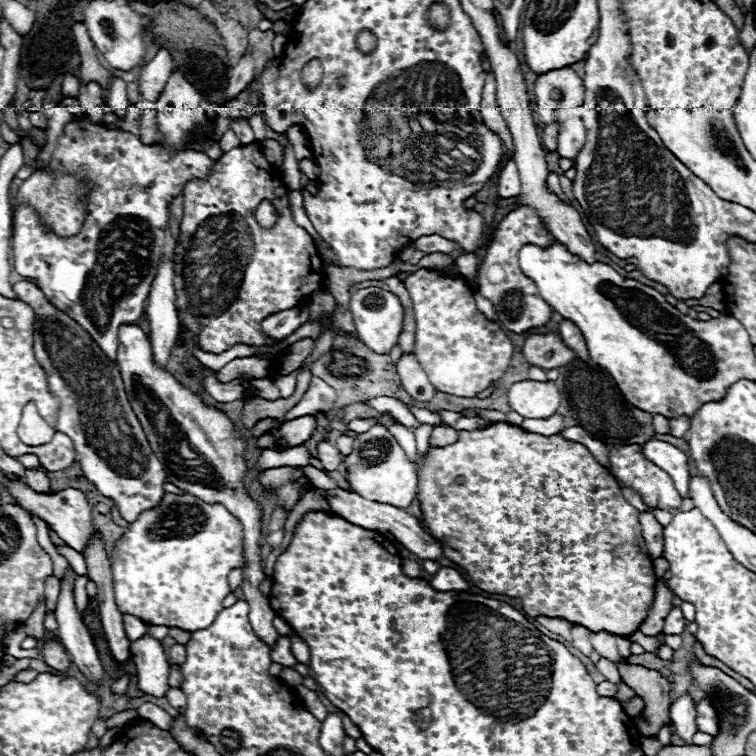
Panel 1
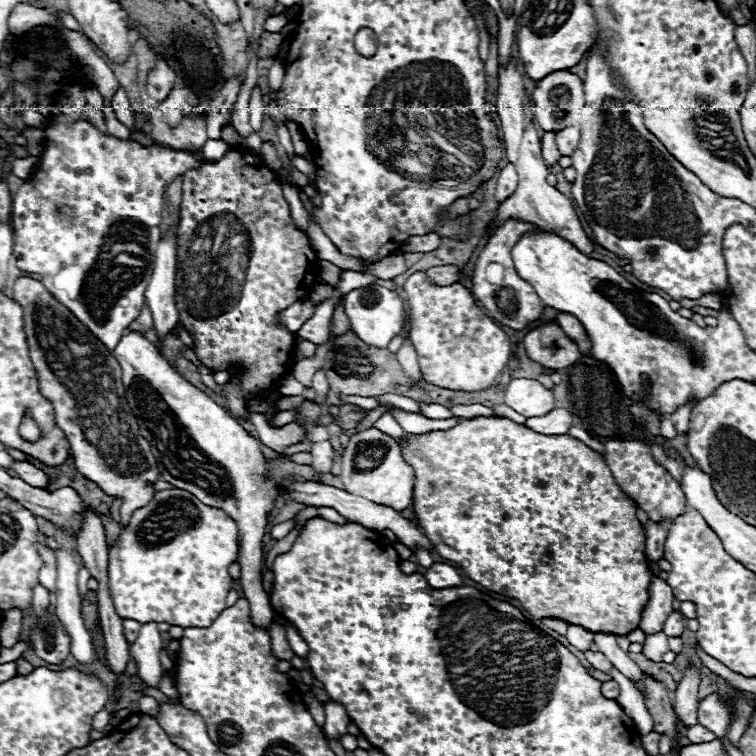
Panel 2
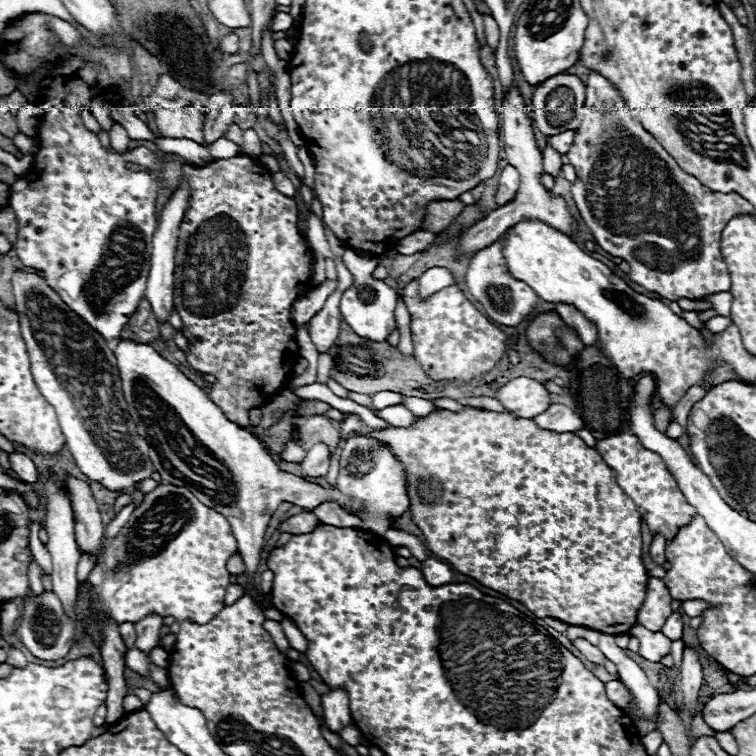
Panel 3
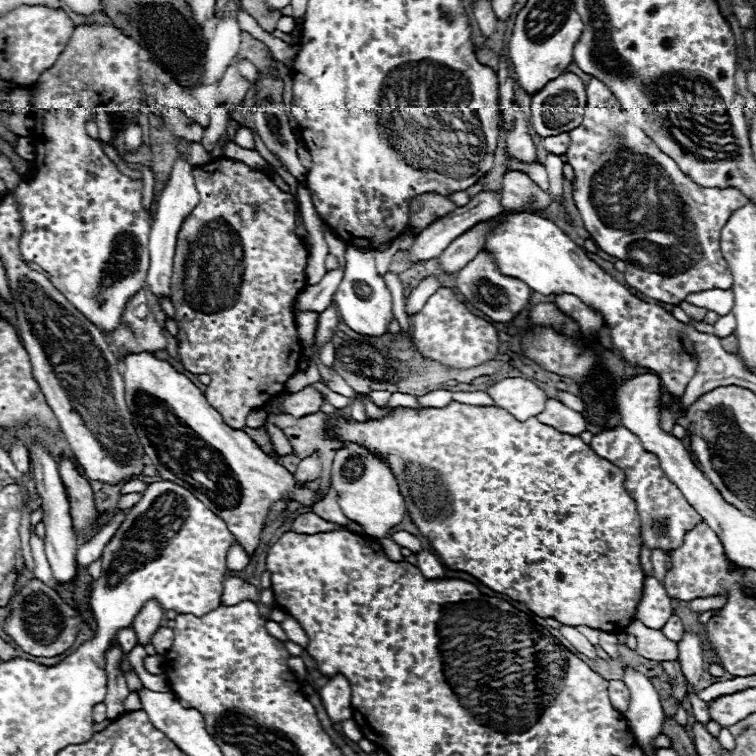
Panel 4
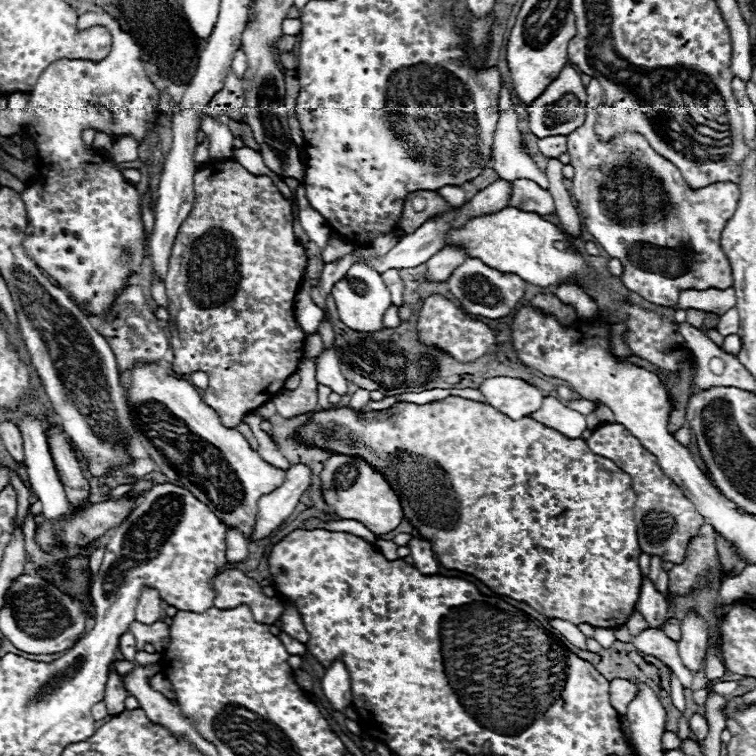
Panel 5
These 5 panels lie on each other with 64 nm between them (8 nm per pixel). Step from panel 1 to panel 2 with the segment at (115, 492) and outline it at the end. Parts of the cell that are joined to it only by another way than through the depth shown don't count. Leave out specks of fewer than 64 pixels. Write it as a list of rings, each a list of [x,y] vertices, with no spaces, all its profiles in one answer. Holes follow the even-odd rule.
[[[16,278],[12,298],[24,310],[24,332],[38,386],[42,396],[54,404],[56,424],[68,436],[74,464],[82,476],[96,482],[106,494],[122,498],[120,526],[126,526],[132,512],[146,506],[154,496],[156,490],[150,484],[156,482],[160,472],[150,444],[140,436],[138,422],[124,398],[120,366],[114,354],[40,280]]]

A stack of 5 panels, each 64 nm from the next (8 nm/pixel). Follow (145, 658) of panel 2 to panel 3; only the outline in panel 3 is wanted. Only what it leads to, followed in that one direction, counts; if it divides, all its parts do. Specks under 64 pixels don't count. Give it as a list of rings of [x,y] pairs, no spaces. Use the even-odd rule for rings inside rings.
[[[148,614],[142,620],[136,622],[136,648],[144,650],[146,654],[158,646],[158,638],[160,638],[160,626],[162,626],[162,616],[156,614]]]

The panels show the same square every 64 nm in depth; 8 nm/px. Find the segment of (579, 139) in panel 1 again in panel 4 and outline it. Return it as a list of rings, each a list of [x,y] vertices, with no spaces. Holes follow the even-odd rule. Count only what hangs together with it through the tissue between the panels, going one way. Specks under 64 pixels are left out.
[[[562,132],[558,136],[548,136],[542,140],[542,146],[546,152],[556,152],[556,156],[562,156],[562,154],[566,154],[566,150],[570,146],[570,136],[568,136],[568,132]]]

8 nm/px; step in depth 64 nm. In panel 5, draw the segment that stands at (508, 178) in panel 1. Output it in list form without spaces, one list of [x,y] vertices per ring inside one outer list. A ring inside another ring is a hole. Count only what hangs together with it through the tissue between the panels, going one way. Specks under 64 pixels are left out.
[[[526,178],[514,180],[514,184],[512,184],[512,196],[510,196],[508,206],[516,206],[520,210],[536,212],[540,216],[556,212],[554,200],[552,200],[550,192],[544,190],[544,188],[540,188],[536,182],[526,180]]]

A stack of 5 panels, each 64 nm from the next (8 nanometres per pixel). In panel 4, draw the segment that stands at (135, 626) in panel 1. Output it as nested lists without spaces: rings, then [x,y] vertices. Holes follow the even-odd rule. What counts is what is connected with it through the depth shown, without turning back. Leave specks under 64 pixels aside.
[[[132,626],[120,630],[118,636],[116,636],[116,640],[118,640],[118,644],[120,644],[120,648],[122,648],[124,654],[130,654],[132,648],[138,644],[138,638],[136,638],[136,632],[134,632]]]

